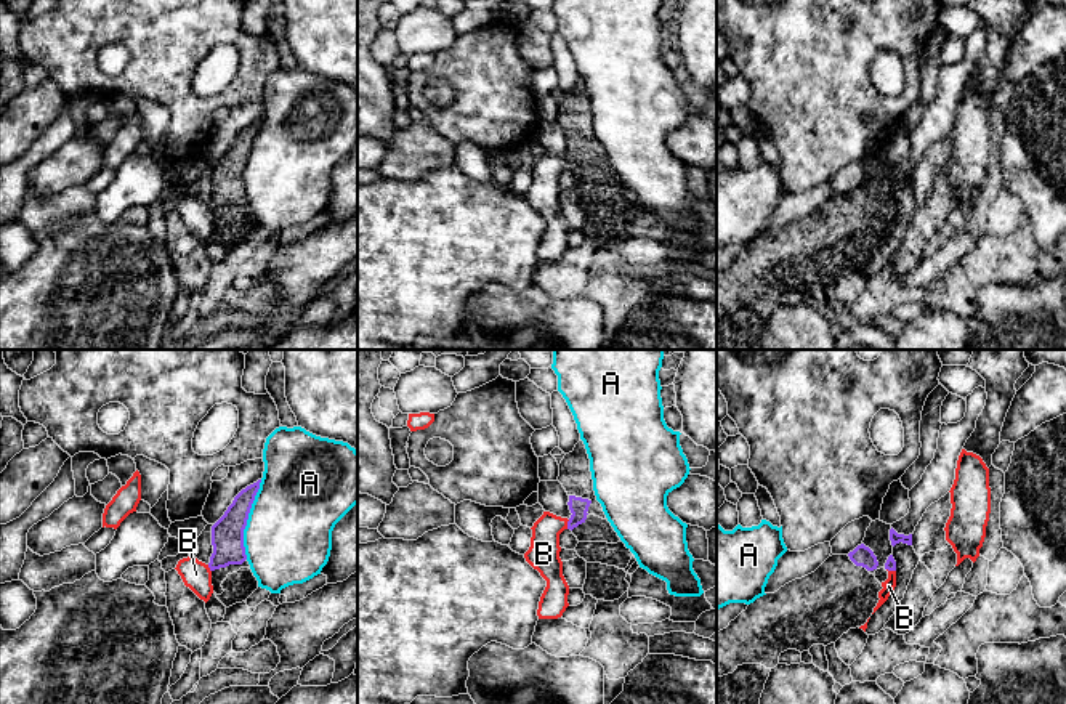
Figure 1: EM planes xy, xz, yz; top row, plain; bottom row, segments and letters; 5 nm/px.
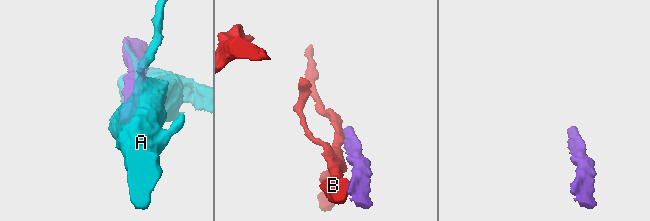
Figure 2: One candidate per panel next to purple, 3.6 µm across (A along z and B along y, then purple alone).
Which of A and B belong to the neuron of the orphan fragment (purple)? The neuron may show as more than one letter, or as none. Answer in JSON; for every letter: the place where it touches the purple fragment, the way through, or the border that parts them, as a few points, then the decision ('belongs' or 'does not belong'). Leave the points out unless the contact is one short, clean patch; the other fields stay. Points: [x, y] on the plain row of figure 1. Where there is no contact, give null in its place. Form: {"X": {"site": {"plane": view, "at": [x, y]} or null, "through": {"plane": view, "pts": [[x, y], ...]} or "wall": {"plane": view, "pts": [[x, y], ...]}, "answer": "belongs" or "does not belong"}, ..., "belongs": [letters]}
{"A": {"site": {"plane": "xy", "at": [247, 159]}, "answer": "does not belong"}, "B": {"site": {"plane": "xz", "at": [568, 165]}, "wall": {"plane": "xz", "pts": [[569, 161], [566, 169]]}, "answer": "does not belong"}, "belongs": []}

